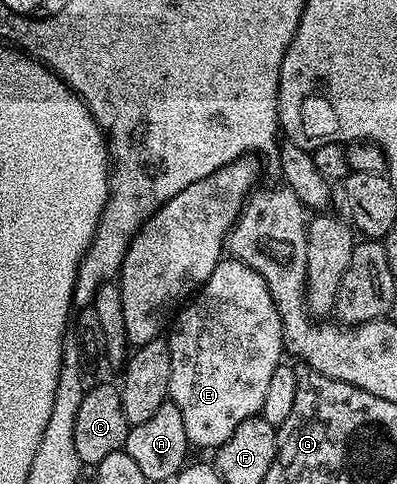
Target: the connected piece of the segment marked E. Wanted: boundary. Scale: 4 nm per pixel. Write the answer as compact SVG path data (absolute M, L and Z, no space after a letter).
M222 259L192 300L172 318L168 333L171 351L169 400L183 411L183 428L187 430L190 446L216 451L231 439L231 435L235 435L239 423L260 414L271 374L277 365L282 364L285 340L275 299L261 273L242 261Z

